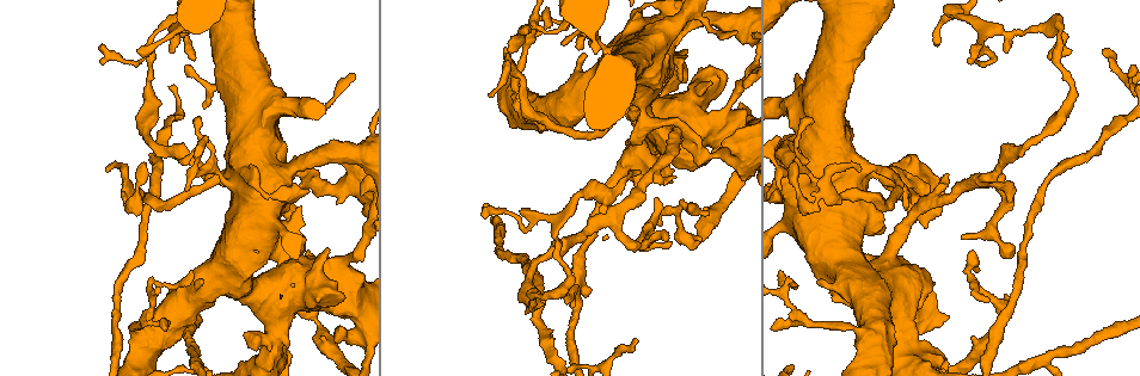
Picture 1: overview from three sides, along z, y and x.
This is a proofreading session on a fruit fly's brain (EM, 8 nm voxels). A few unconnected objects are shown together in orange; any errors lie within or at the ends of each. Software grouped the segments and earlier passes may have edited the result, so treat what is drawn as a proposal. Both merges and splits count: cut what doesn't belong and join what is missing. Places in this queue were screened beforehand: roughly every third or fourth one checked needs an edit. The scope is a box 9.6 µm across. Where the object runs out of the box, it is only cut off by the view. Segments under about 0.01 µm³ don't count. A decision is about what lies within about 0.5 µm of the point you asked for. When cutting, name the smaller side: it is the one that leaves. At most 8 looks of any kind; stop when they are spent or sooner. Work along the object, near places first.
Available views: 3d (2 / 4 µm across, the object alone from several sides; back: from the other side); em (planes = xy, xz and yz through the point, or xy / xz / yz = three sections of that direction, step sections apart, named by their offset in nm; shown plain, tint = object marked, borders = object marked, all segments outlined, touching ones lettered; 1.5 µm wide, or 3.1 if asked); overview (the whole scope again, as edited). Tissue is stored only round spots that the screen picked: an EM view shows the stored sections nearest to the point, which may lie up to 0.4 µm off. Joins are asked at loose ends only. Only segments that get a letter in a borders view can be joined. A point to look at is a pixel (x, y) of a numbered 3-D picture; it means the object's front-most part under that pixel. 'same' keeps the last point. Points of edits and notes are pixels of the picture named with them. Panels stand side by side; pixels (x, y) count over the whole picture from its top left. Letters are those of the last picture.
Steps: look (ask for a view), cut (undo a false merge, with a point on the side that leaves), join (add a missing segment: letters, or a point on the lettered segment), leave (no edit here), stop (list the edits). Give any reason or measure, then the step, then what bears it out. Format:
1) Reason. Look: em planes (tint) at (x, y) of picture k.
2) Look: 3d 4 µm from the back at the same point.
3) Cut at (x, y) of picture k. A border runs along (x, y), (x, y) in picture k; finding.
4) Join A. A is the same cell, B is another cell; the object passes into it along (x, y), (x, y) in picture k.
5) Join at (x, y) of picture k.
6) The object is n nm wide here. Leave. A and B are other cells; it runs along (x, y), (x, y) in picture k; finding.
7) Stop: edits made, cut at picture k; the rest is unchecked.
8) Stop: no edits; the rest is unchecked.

An open end. Look: em xz step 8 (borders) at (793, 163) of picture 1.

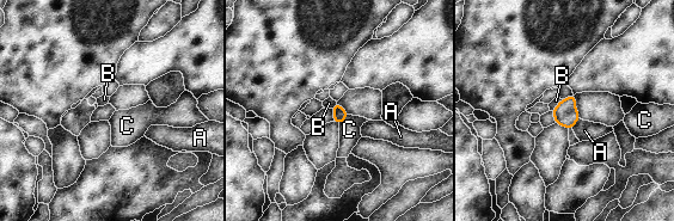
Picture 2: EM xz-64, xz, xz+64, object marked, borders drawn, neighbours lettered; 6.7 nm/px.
Leave. A, B and C are other cells; none of them fits.

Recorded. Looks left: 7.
Sharp bend. Look: 3d 2 µm at (534, 21) of picture 1.

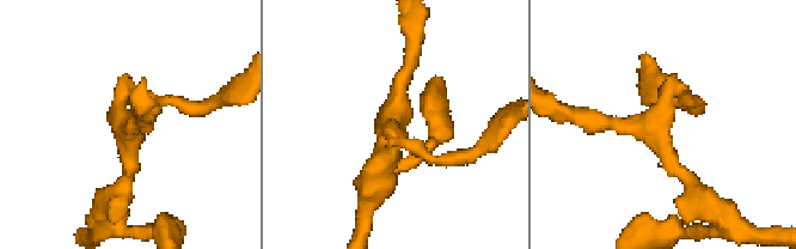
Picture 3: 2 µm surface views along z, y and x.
Look: em xy step 4 (tint) at (118, 107) of picture 3.

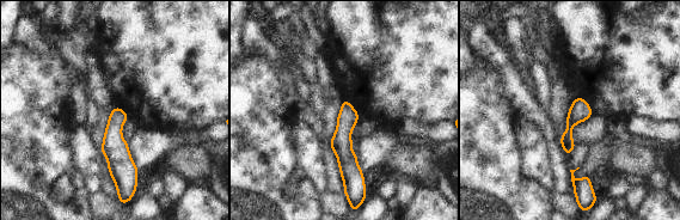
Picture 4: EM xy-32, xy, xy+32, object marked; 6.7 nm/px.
Another direction. Look: em planes (borders) at the same point.

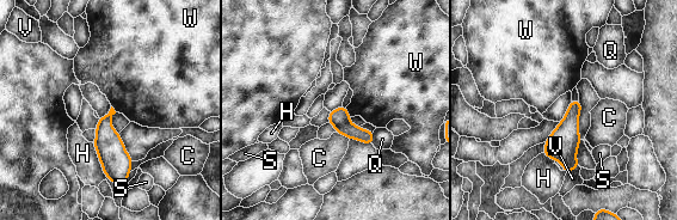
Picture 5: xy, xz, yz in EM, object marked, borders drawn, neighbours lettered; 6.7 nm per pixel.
The object is 140 nm wide here; the longest contact is with H, 260 nm. Leave. C, H, Q, S, V and W are other cells; one neuron here.

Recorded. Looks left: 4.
Thick turns thin. Look: em xz step 8 (borders) at (641, 97) of picture 1.

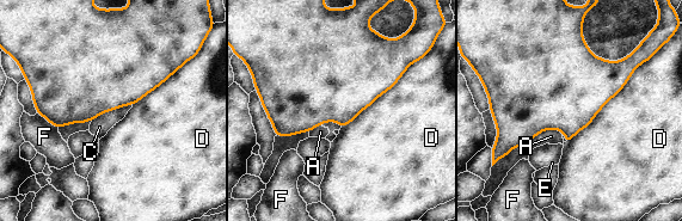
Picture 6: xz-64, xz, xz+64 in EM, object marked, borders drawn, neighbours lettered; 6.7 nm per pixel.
Leave. A, C, D, E and F are other cells; all the same neuron.

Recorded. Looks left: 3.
Stop: no edits; the rest is unchecked.

